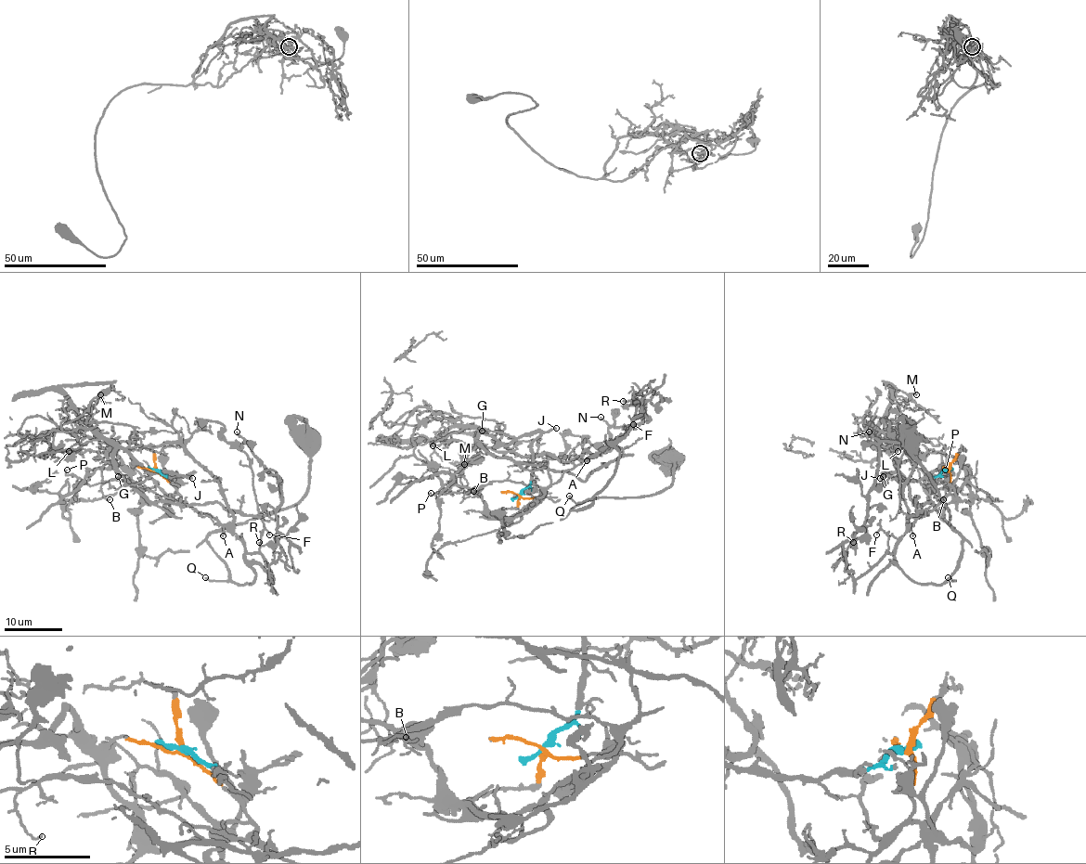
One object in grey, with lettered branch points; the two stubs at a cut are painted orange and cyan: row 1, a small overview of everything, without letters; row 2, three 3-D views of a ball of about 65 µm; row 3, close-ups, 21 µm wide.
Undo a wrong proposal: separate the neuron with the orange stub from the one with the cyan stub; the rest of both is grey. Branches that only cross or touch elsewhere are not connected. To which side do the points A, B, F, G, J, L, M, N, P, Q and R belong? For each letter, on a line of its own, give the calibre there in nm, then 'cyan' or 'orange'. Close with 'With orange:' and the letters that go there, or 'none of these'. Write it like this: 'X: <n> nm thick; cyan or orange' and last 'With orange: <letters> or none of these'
A: 160 nm thick; orange
B: 120 nm thick; orange
F: 110 nm thick; orange
G: 100 nm thick; cyan
J: 240 nm thick; cyan
L: 100 nm thick; cyan
M: 140 nm thick; cyan
N: 200 nm thick; orange
P: 130 nm thick; orange
Q: 140 nm thick; orange
R: 140 nm thick; orange
With orange: A, B, F, N, P, Q, R

